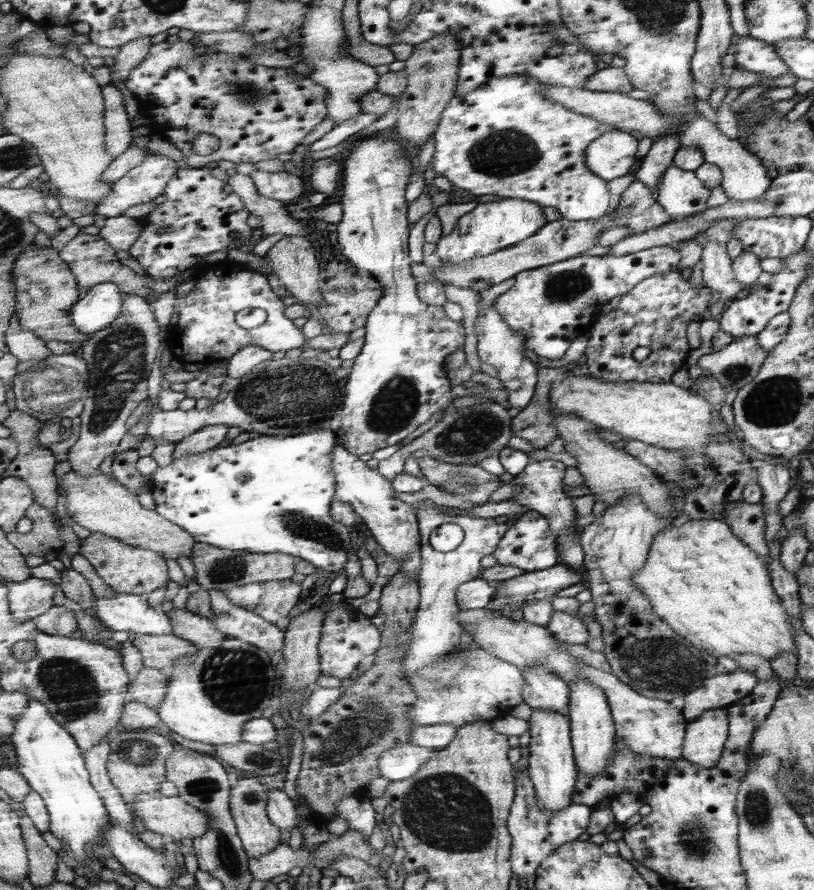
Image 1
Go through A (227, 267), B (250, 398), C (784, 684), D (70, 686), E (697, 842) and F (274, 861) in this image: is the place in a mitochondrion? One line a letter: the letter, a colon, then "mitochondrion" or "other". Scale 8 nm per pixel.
A: other
B: mitochondrion
C: other
D: mitochondrion
E: mitochondrion
F: other

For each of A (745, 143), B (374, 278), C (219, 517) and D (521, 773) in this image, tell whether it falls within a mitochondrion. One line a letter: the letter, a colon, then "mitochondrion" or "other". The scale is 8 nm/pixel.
A: other
B: other
C: other
D: other

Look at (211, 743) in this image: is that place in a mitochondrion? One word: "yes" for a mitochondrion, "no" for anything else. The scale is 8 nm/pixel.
no

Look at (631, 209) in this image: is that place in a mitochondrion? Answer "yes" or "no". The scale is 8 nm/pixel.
yes

